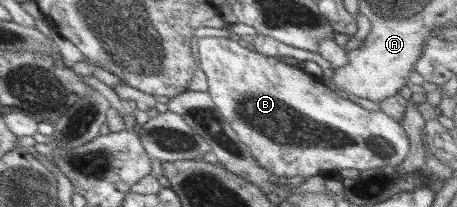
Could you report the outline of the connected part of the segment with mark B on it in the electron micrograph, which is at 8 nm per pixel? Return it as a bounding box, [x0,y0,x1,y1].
[193,36,410,178]

